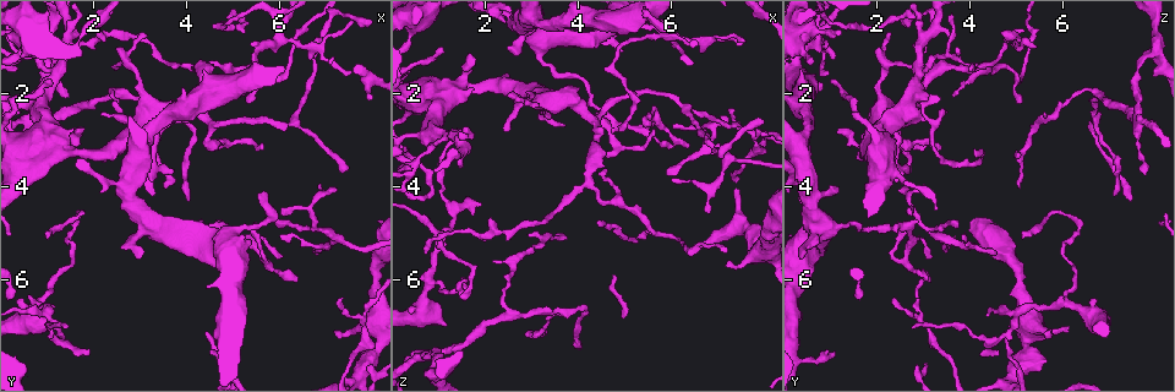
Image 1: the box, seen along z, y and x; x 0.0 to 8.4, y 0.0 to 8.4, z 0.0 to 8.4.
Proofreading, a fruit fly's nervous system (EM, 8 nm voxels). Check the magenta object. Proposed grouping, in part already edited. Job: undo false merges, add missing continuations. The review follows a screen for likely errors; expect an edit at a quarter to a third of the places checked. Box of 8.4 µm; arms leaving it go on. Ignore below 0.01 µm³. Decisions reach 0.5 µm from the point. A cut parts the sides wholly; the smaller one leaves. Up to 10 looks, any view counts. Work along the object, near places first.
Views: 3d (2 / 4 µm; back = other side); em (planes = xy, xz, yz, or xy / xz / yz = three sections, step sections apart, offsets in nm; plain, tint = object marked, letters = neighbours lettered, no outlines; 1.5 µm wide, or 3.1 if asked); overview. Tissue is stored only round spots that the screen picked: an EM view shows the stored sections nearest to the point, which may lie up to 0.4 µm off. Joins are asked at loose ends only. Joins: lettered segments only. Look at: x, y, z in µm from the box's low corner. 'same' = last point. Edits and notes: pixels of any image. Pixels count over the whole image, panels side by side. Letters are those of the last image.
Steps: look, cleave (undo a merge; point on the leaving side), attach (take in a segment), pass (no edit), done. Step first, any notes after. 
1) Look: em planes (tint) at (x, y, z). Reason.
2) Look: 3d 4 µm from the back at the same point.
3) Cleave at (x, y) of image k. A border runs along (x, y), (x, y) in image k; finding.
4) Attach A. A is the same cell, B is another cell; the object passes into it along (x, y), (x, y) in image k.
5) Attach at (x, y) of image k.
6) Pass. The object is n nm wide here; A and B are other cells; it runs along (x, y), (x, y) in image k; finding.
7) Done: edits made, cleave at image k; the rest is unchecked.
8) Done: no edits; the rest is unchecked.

Look: 3d 4 µm from the back at (5.95, 0.75, 0.70). Abrupt turn.

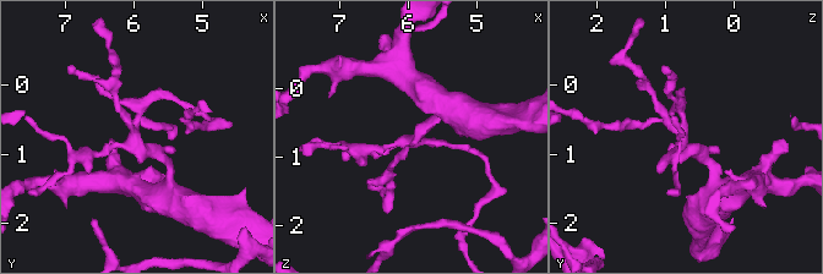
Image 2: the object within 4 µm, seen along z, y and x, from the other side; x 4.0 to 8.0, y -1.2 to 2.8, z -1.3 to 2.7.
Look: em planes (letters) at (5.95, 0.70, 0.75).

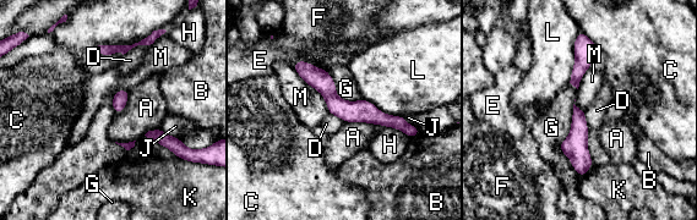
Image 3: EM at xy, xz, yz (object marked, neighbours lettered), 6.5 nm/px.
Pass. A, B, C, D, E, F, G, H, J, K, L and M are other cells; it runs along (297, 65), (344, 110), (409, 130) in image 3; one neuron here.

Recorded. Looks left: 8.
Look: 3d 4 µm at (4.15, 4.95, 2.00). A narrow waist.

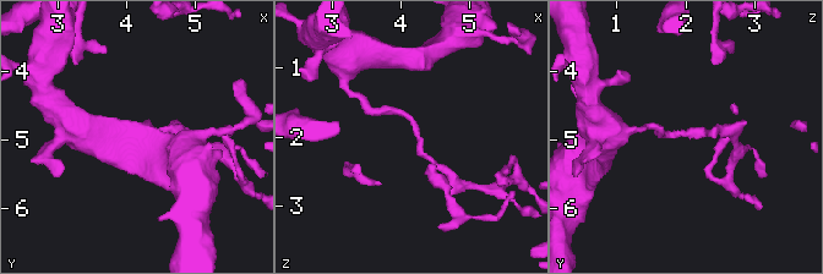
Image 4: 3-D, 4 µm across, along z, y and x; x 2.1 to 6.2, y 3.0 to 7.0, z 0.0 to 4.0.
Look: em planes (letters) at (4.20, 4.95, 2.00). Need the tissue.

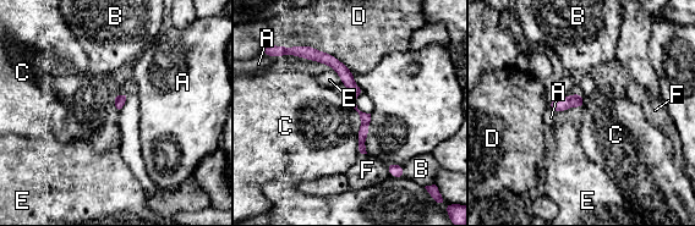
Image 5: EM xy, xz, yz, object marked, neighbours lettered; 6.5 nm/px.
Pass. A, B, C, D, E and F are other cells; a border runs along (350, 104), (360, 120), (361, 153) in image 5; one neuron here.

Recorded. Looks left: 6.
Look: 3d 2 µm at (1.75, 2.75, 1.20). Branch stops here.

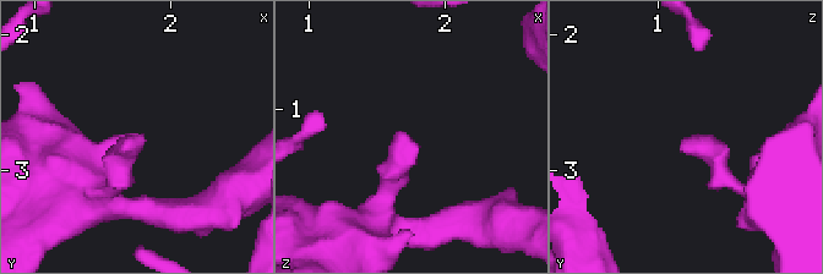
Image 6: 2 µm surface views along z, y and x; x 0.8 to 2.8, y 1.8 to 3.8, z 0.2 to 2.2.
Look: em xy step 8 (letters) at (1.72, 2.80, 1.18).

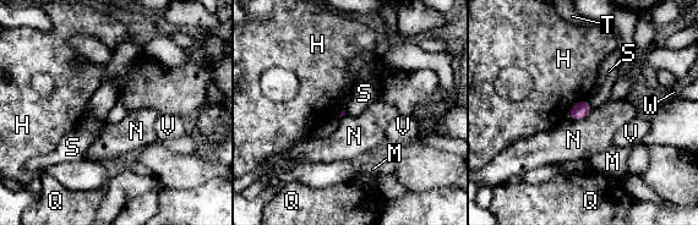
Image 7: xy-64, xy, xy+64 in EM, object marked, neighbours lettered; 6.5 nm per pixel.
Look: em planes (letters) at the same point.

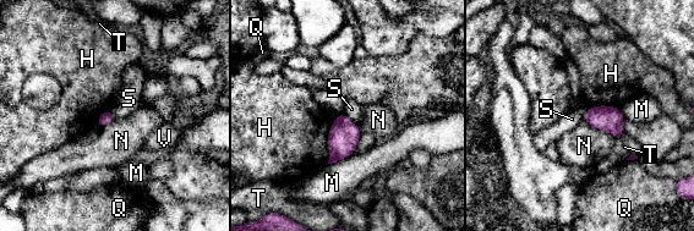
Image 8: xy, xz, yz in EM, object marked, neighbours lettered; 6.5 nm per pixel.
Pass. H, M, N, Q, S, T and V are other cells; a border runs along (343, 113), (356, 125) in image 8; no lettered segment goes on from it.

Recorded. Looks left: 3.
Look: 3d 4 µm at (3.25, 2.50, 2.20). Sudden change in width.

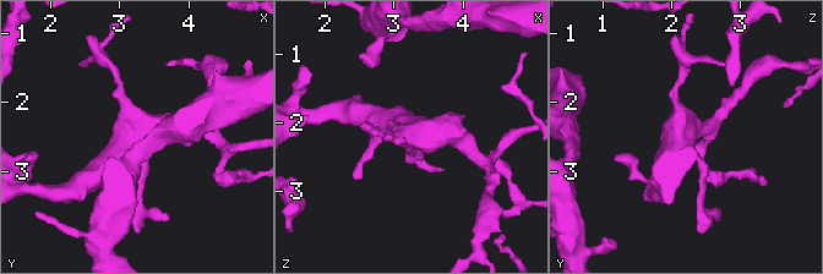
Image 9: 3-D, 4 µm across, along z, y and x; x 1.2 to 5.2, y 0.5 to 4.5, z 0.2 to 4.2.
Look: em planes (letters) at (3.25, 2.50, 2.10). 4 arms meet here.

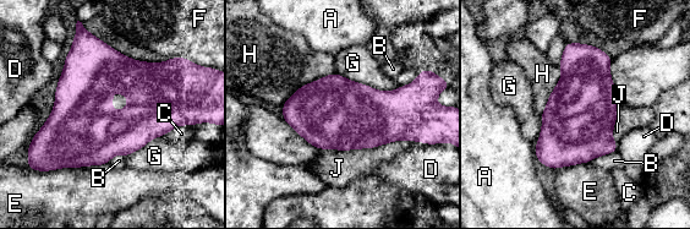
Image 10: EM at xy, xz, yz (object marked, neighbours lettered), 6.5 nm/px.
Pass. The object is 400 nm wide here; A, B, C, D, E, F, G, H and J are other cells; a border runs along (335, 72), (302, 85), (281, 105) in image 10; one neuron here.

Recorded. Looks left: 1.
Done: no edits; the rest is unchecked.

